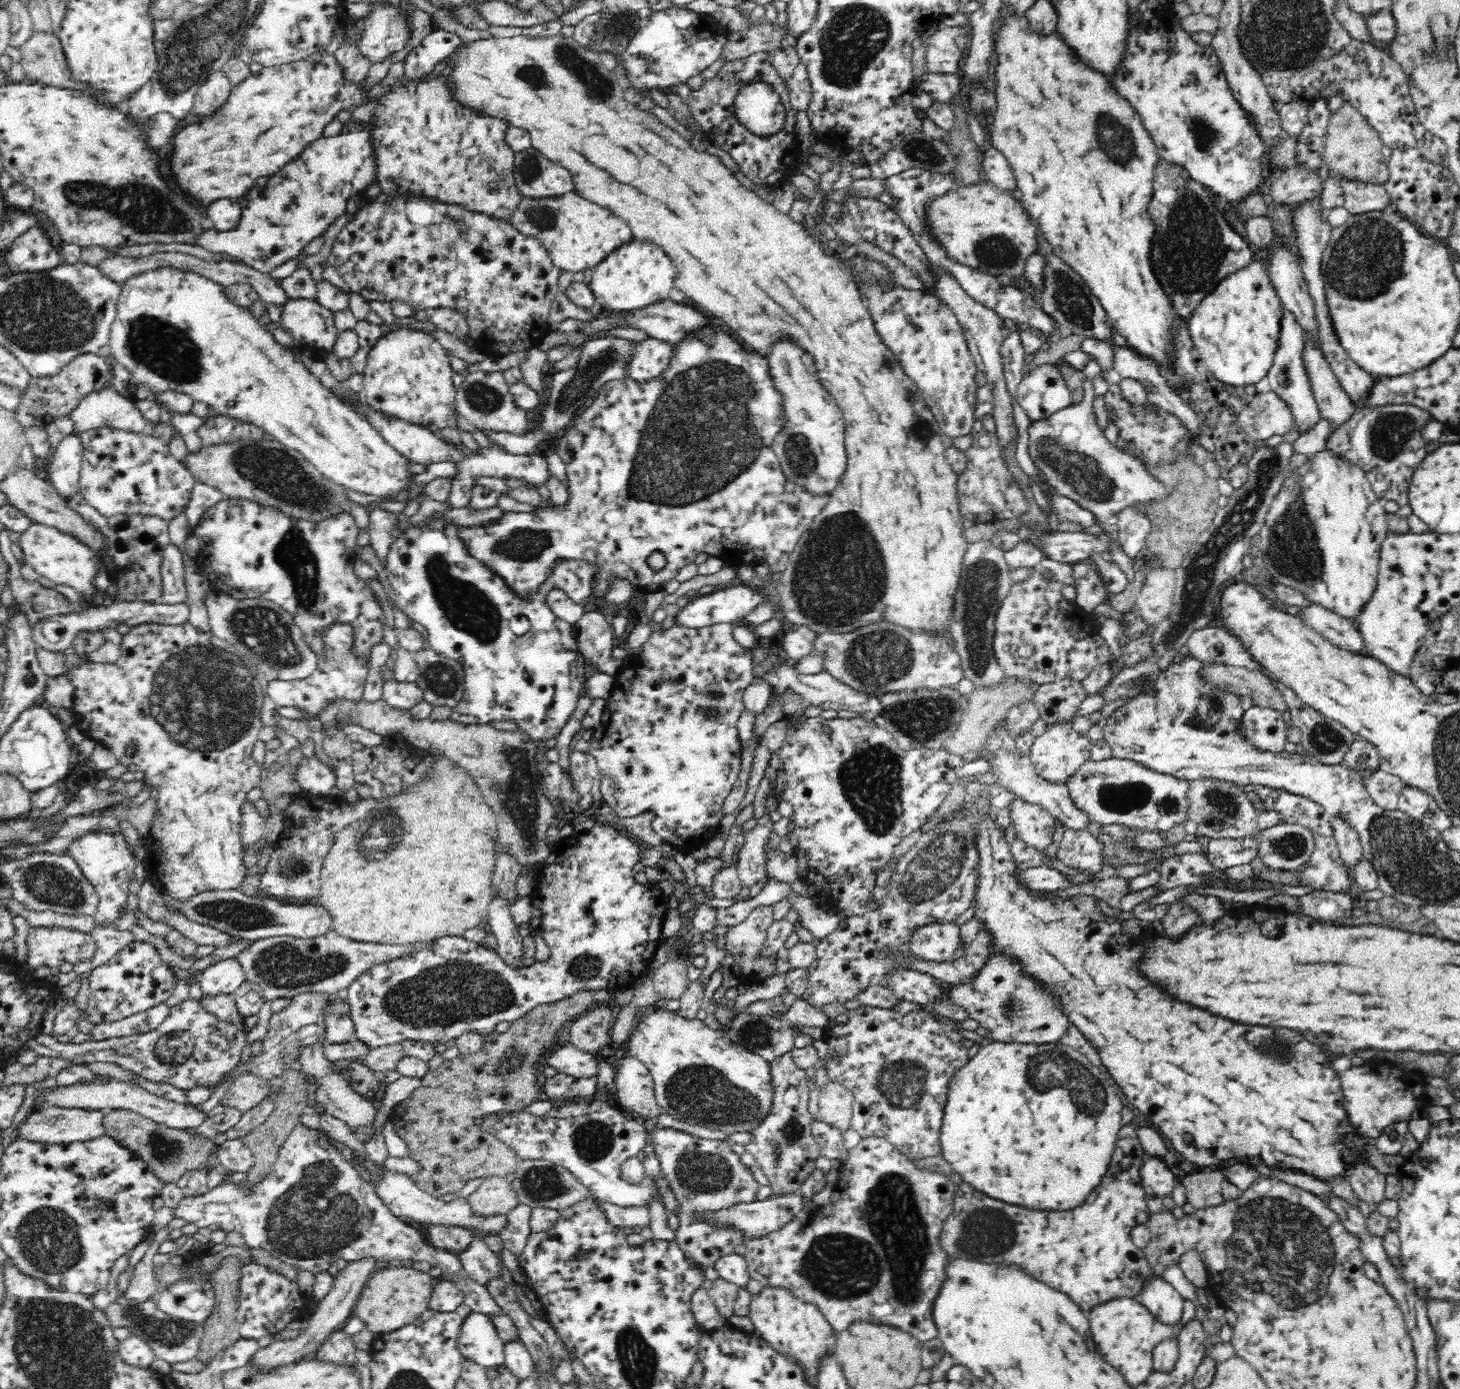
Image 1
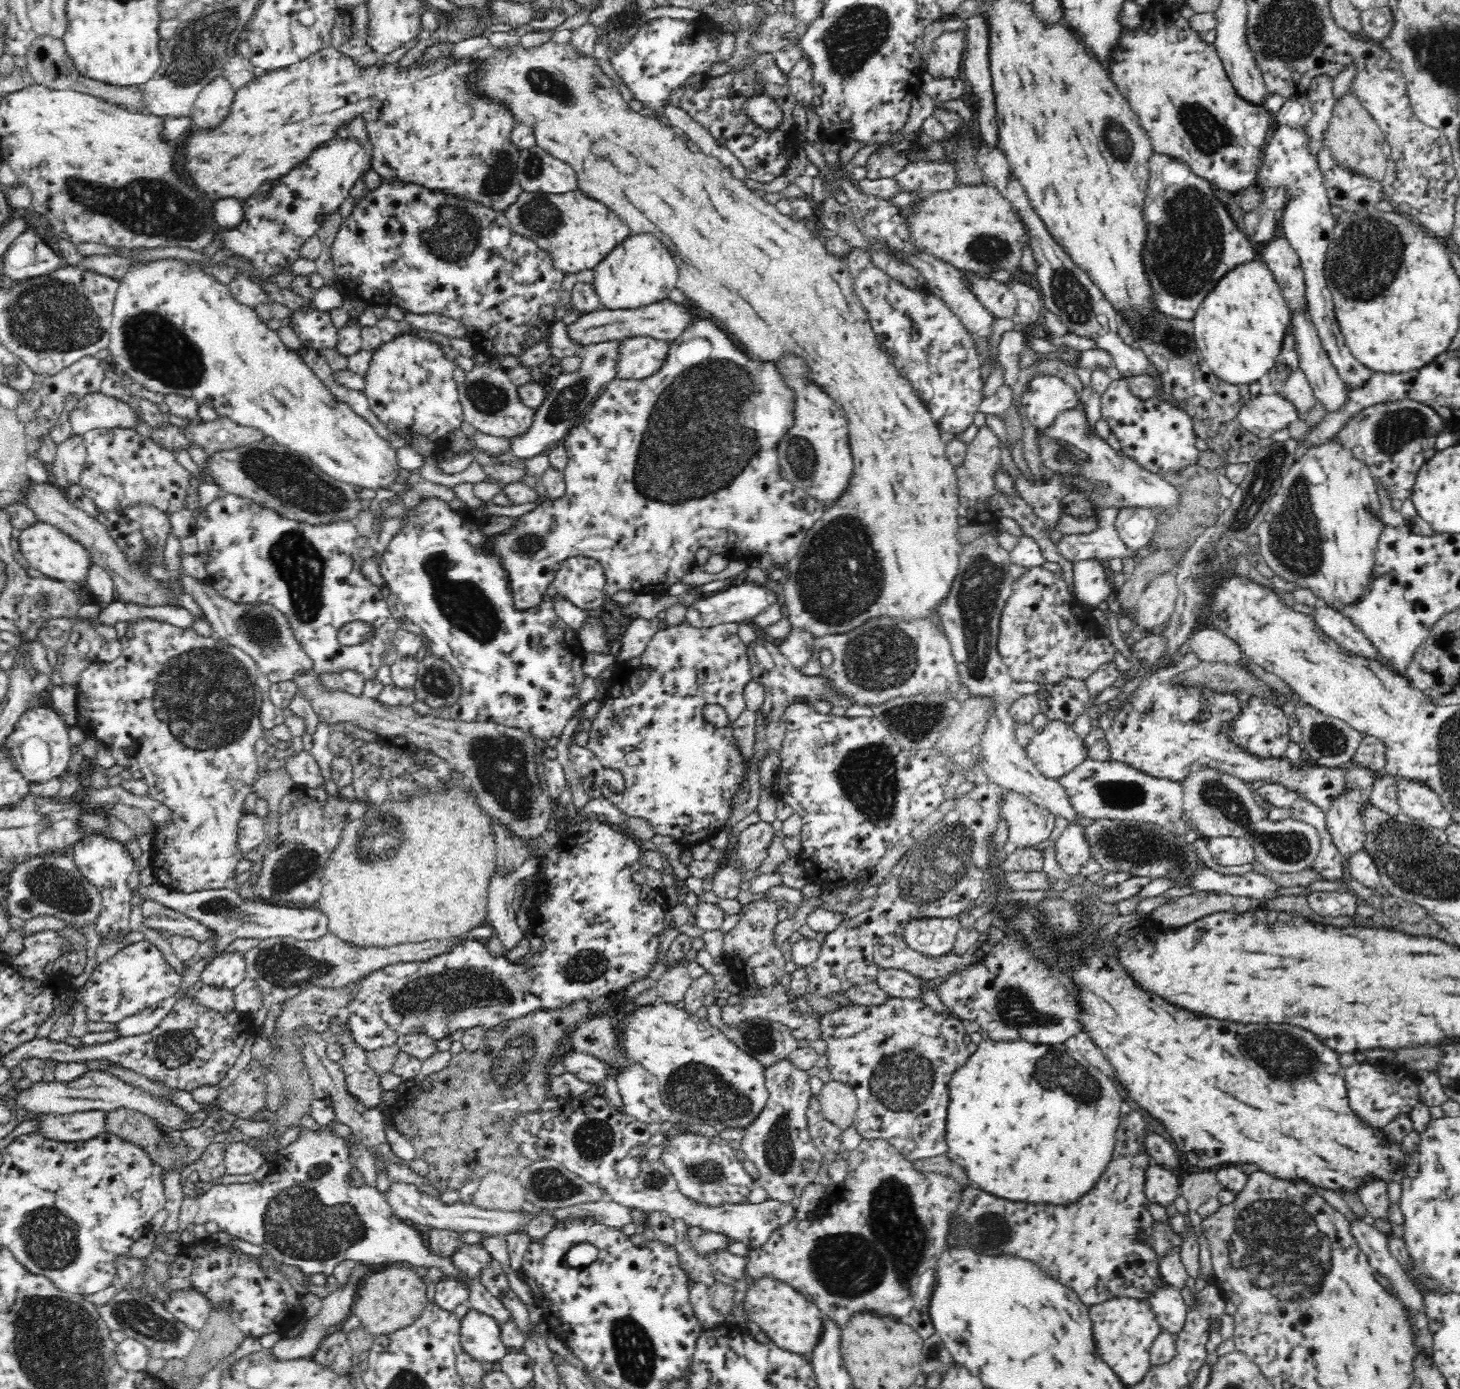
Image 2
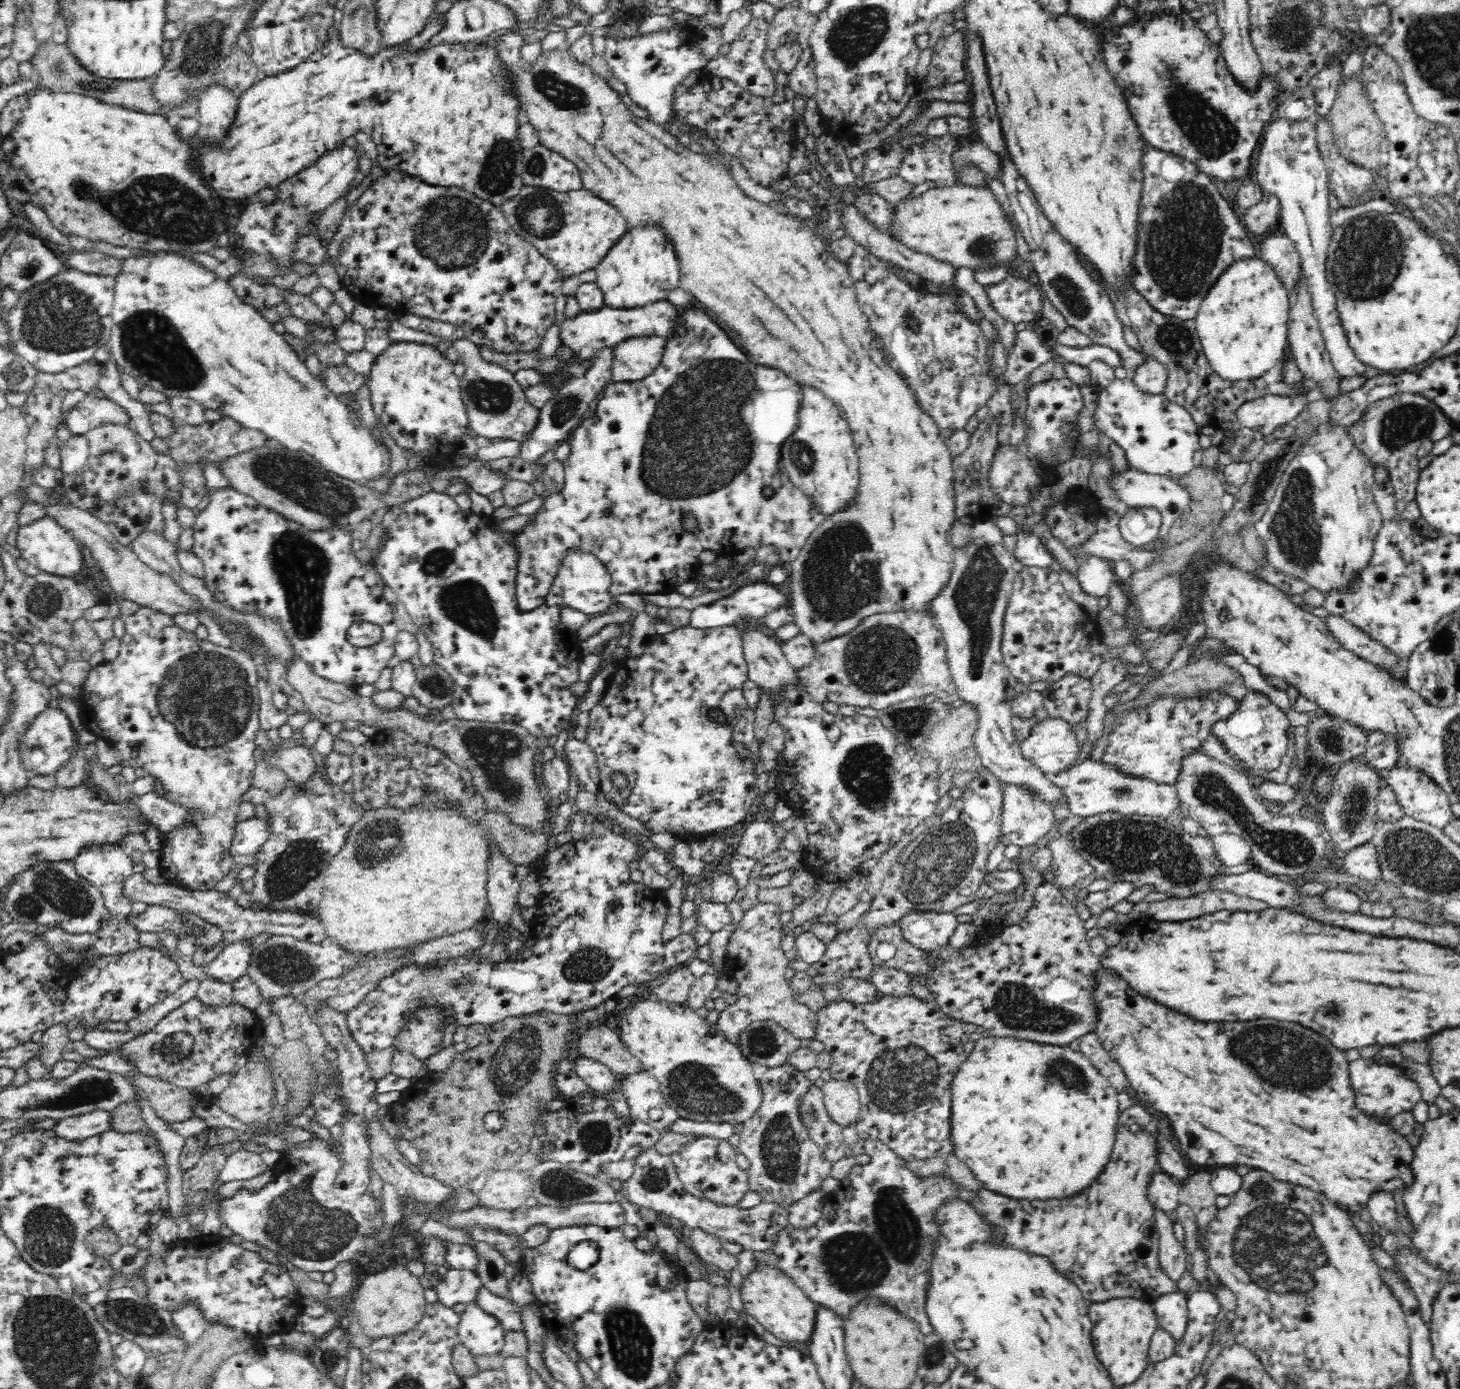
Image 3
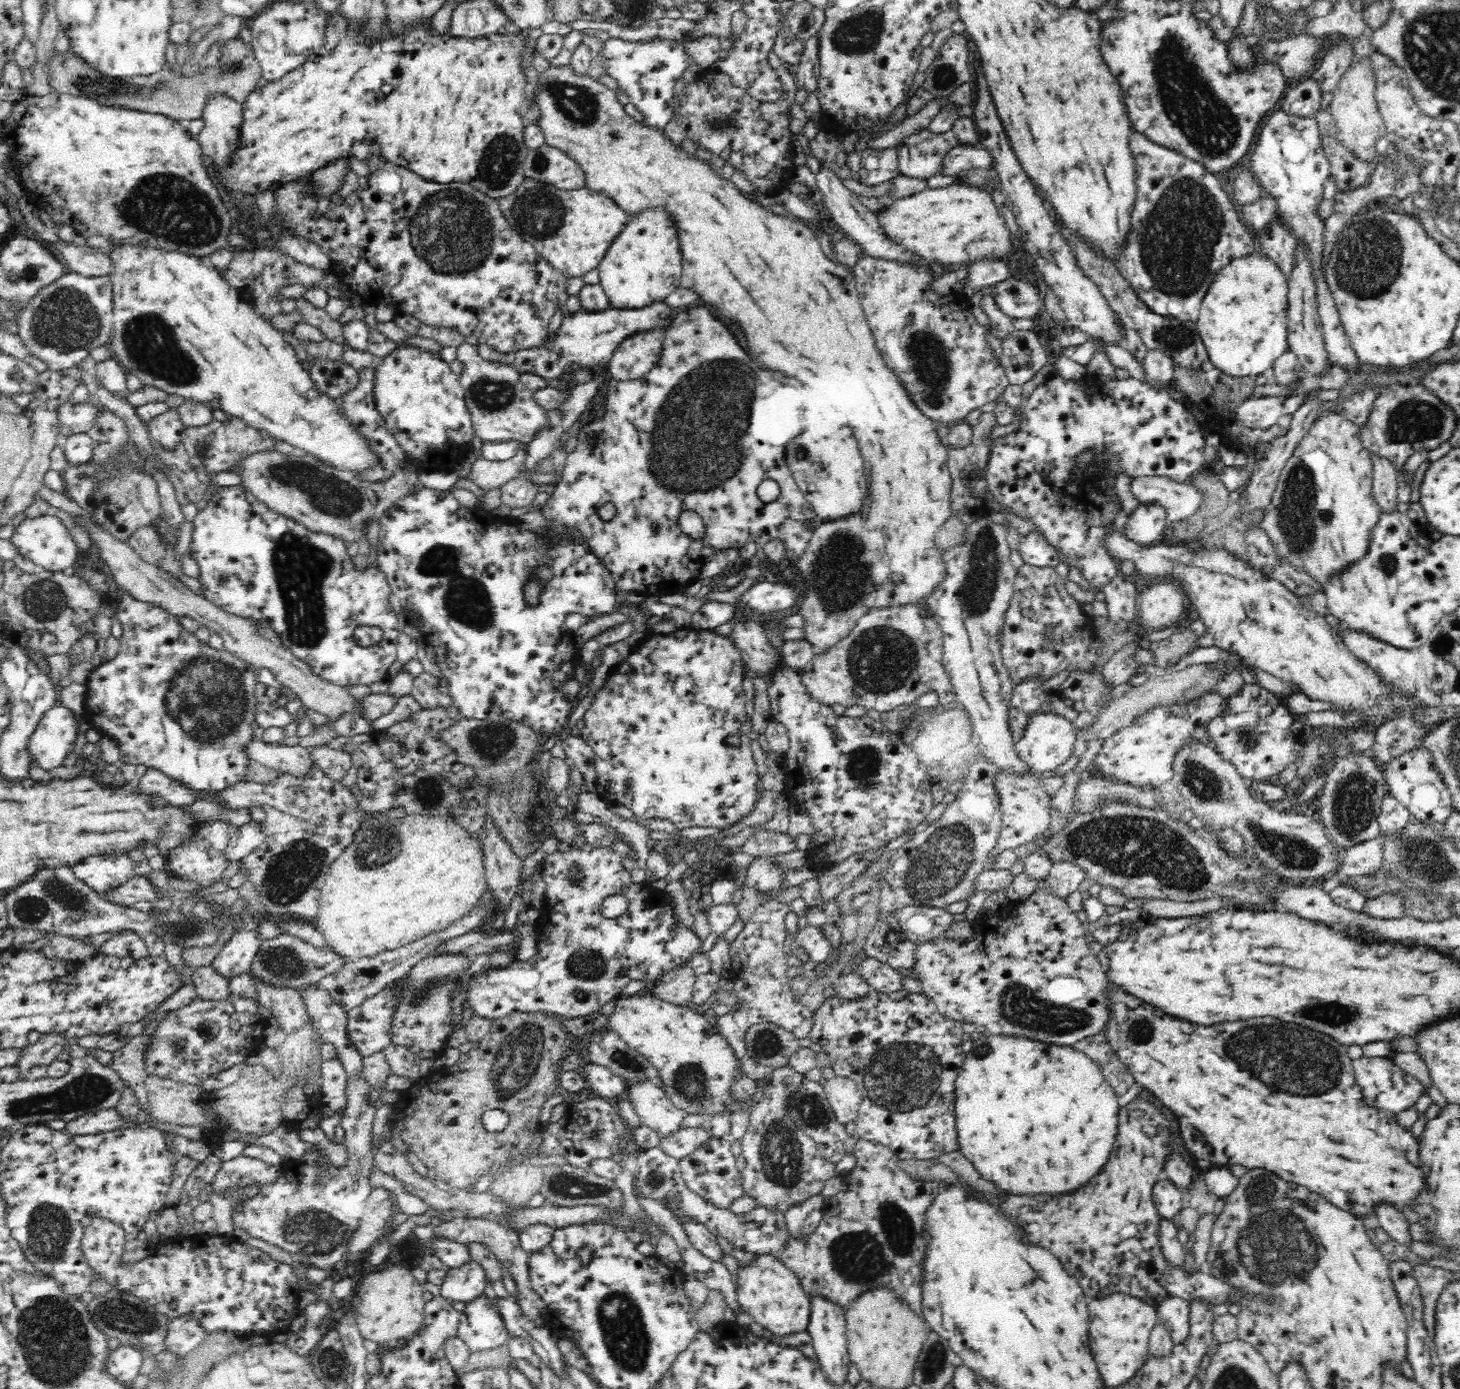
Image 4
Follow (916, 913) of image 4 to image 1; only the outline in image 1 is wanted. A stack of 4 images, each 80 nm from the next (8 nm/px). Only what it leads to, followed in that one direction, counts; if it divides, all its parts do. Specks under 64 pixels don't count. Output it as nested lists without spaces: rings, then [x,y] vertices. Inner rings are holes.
[[[955,920],[934,921],[911,928],[909,950],[926,960],[943,961],[952,958],[960,942],[960,926]]]

